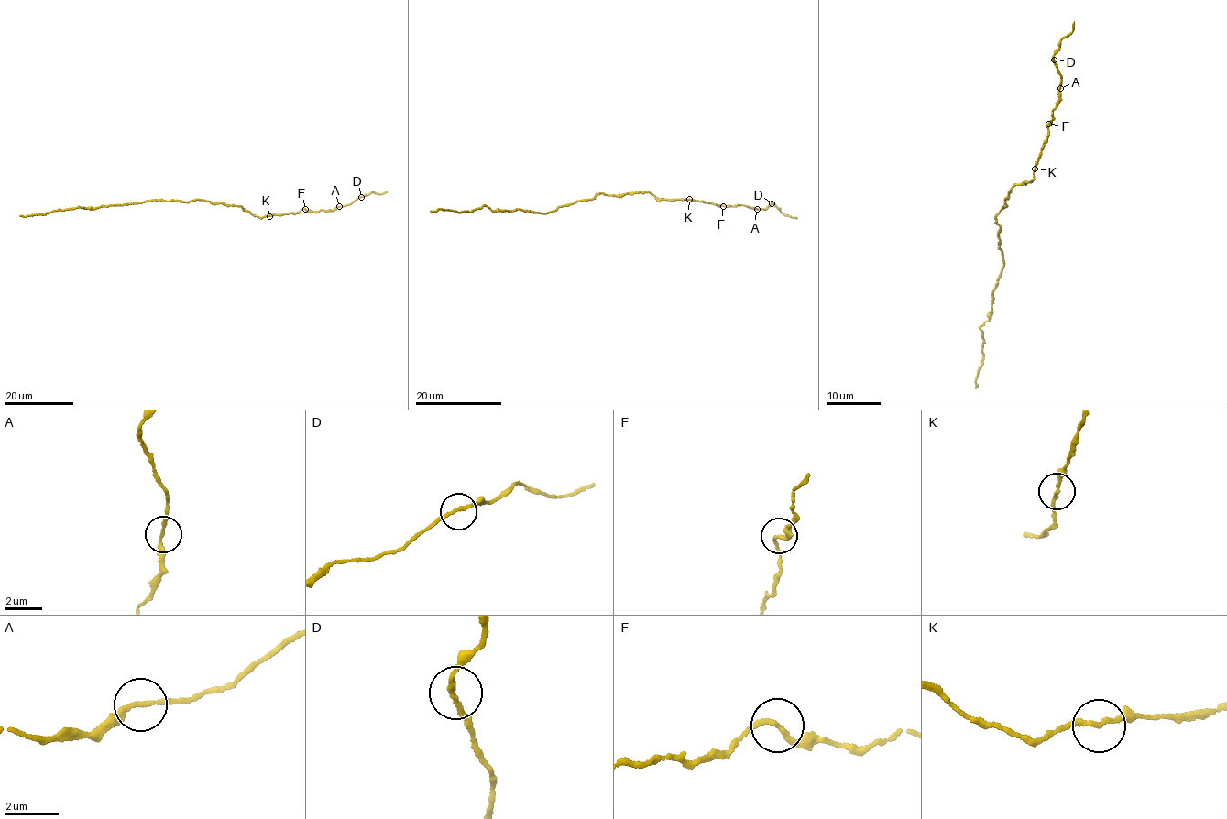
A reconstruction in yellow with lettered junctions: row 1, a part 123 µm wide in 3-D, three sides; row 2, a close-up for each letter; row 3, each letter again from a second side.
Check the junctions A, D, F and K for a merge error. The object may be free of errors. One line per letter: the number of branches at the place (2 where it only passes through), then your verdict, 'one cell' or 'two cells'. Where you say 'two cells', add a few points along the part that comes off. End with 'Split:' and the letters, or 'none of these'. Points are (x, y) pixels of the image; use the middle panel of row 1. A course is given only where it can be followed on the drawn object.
A: branches 2; one cell
D: branches 2; one cell
F: branches 2; one cell
K: branches 2; one cell
Split: none of these

